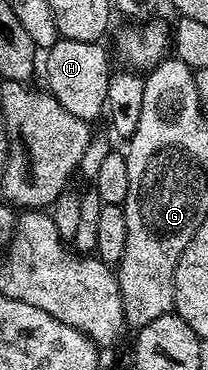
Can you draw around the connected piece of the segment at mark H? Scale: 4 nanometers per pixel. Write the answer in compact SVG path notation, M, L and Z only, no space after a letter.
M61 37L45 51L47 55L46 90L57 101L61 101L61 107L67 112L90 123L94 122L99 115L101 117L106 108L109 81L113 74L112 56L109 51L109 56L107 56L107 51L103 46L102 42L73 41Z

